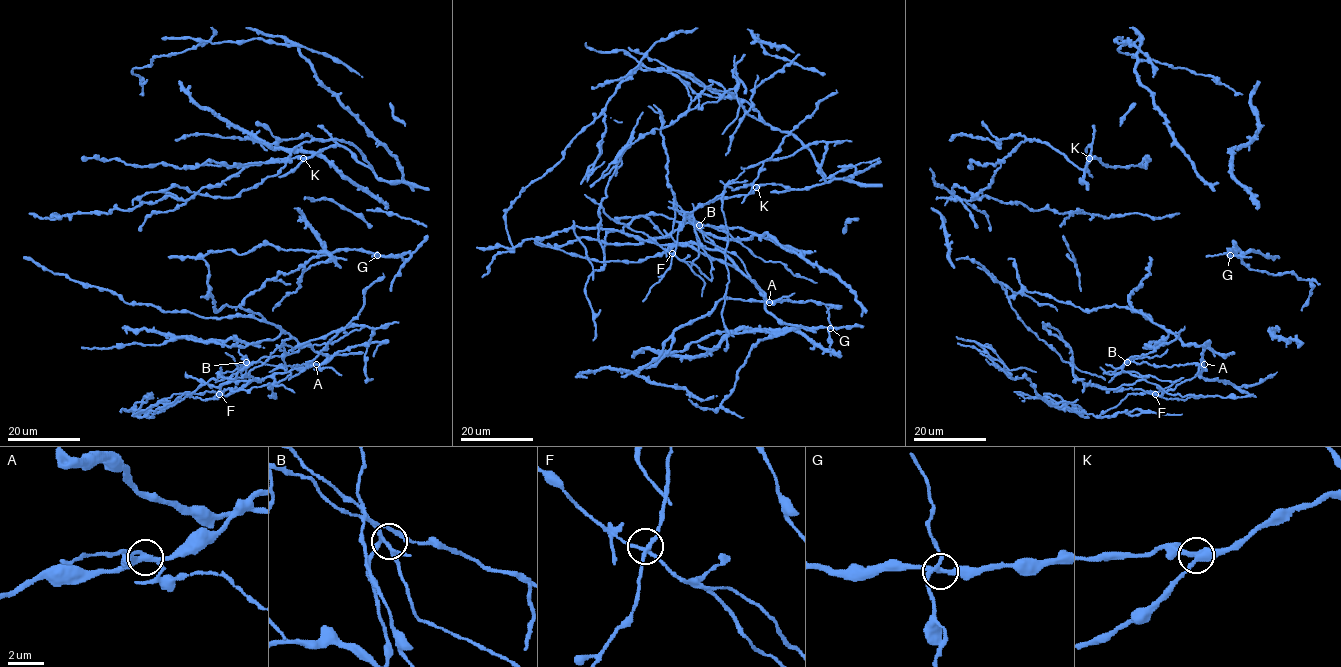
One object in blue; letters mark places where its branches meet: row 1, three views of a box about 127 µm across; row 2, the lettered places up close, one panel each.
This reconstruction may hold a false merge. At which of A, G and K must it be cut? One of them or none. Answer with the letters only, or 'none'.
A

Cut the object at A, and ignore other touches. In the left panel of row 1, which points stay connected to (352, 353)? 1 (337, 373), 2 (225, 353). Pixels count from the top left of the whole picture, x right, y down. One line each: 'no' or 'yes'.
1: no
2: no

